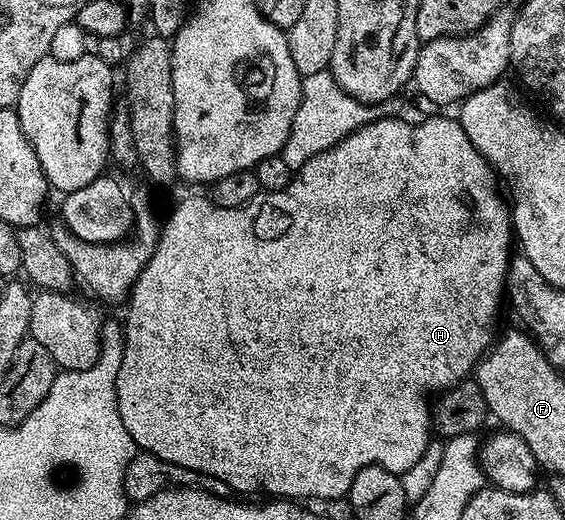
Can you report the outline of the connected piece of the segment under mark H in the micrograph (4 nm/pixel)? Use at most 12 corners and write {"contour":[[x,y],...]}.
{"contour":[[383,117],[126,298],[136,446],[346,498],[433,439],[513,256],[458,120]]}

